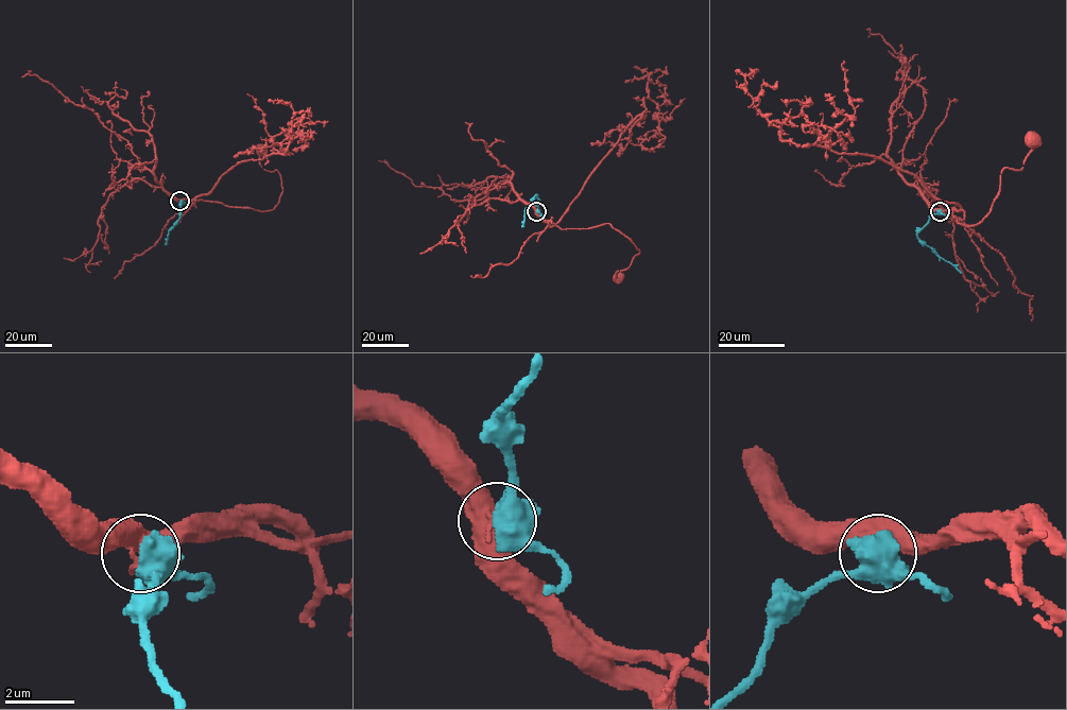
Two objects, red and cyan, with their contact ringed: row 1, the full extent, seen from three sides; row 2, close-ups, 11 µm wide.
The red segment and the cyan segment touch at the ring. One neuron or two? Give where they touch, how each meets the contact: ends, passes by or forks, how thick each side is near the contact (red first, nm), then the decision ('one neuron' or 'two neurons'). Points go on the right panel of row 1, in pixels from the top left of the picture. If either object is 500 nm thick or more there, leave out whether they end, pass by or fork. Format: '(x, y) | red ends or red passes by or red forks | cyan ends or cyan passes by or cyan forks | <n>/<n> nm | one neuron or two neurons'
(940, 211) | 440/600 nm | two neurons

